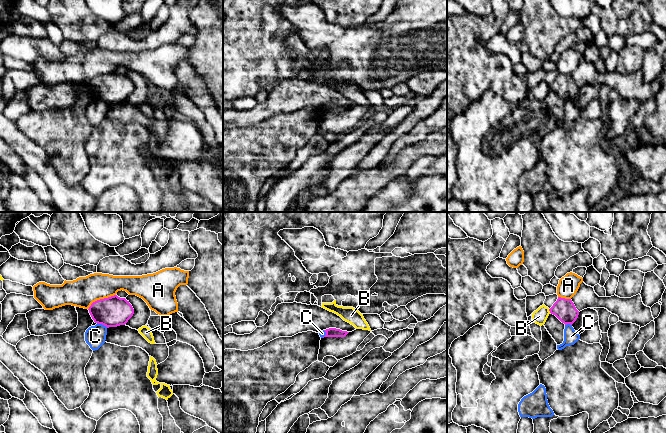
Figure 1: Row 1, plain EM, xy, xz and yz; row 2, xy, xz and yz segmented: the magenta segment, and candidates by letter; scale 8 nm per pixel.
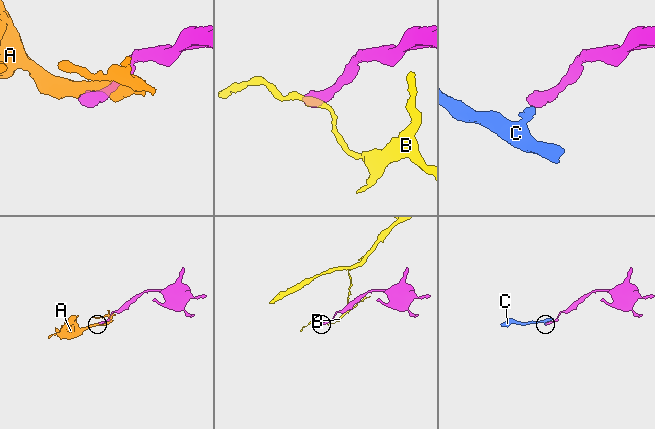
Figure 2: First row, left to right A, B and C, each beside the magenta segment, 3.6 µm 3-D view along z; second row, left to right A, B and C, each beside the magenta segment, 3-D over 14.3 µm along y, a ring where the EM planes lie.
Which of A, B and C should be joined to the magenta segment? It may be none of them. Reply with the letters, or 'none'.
none

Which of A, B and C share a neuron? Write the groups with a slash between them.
A / B / C

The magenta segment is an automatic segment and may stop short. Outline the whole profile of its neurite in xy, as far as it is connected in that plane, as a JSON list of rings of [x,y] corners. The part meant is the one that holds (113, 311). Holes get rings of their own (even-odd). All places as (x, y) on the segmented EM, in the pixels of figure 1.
[[[117,295],[93,302],[88,310],[95,323],[107,328],[125,325],[134,314],[129,301]]]

